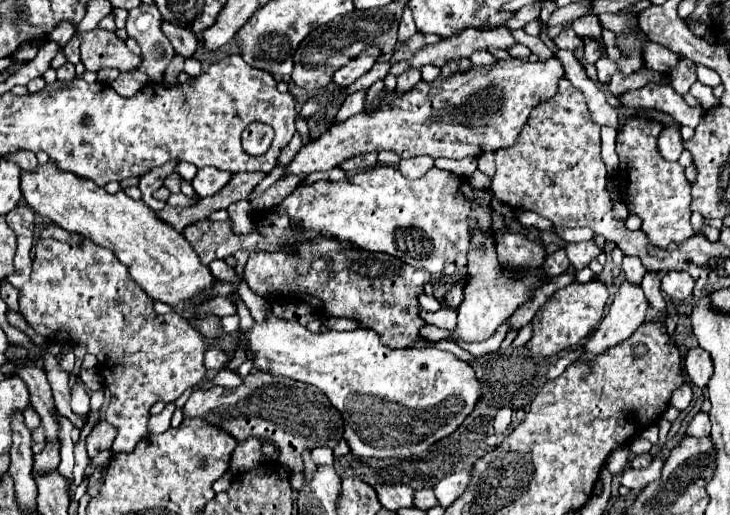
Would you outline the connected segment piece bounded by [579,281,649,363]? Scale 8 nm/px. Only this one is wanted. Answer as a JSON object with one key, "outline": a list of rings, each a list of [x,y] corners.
{"outline":[[[623,283],[609,307],[609,313],[603,317],[597,331],[585,341],[581,347],[579,361],[591,363],[595,355],[603,355],[607,347],[615,347],[623,343],[627,337],[635,333],[635,329],[645,321],[647,315],[647,299],[639,285]]]}

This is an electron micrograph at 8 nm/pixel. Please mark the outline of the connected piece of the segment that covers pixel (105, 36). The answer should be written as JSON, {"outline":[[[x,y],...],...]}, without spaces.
{"outline":[[[93,29],[81,35],[81,59],[89,71],[115,67],[119,71],[135,71],[141,63],[139,55],[133,55],[125,41],[117,39],[115,33]]]}

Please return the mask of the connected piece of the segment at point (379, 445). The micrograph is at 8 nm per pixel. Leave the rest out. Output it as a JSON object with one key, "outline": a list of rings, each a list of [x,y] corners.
{"outline":[[[273,313],[267,323],[253,325],[247,355],[255,357],[255,367],[273,375],[287,375],[295,381],[315,385],[337,407],[345,421],[345,435],[349,449],[357,457],[413,457],[425,453],[433,443],[453,433],[463,419],[473,411],[481,397],[481,387],[469,363],[463,363],[449,351],[441,349],[389,349],[381,345],[379,333],[373,329],[327,331],[311,333],[297,321],[285,321]]]}

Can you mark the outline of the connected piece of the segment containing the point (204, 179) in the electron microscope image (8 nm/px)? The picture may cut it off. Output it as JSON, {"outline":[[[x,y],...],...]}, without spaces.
{"outline":[[[205,167],[197,171],[191,185],[199,197],[211,197],[219,193],[229,183],[229,179],[231,179],[229,171],[215,171],[215,167]]]}

